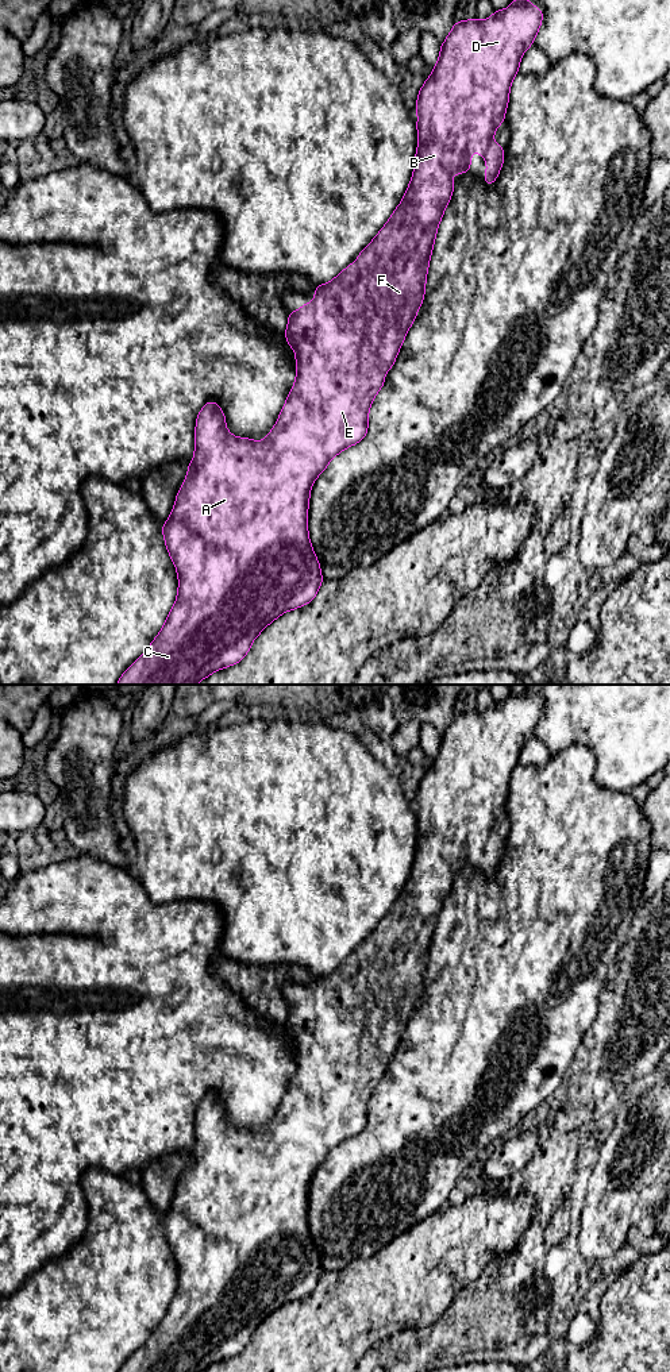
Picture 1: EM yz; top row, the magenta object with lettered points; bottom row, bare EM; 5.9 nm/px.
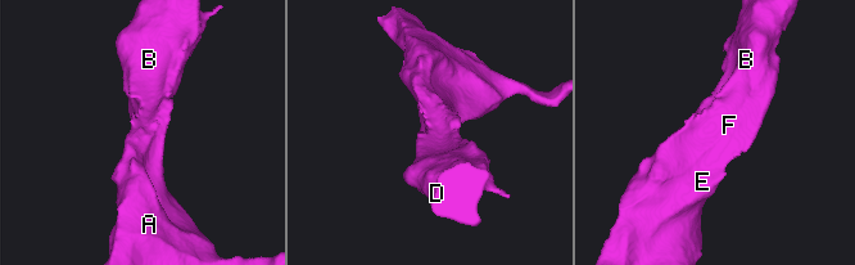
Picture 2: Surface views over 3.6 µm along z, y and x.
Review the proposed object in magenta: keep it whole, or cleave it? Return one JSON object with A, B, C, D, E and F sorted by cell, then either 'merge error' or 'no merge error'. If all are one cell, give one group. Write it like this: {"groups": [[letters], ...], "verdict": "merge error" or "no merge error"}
{"groups": [["A", "B", "C", "D", "E", "F"]], "verdict": "no merge error"}

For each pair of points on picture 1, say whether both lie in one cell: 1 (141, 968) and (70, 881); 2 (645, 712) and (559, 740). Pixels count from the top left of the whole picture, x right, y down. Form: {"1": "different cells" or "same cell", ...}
{"1": "same cell", "2": "same cell"}

